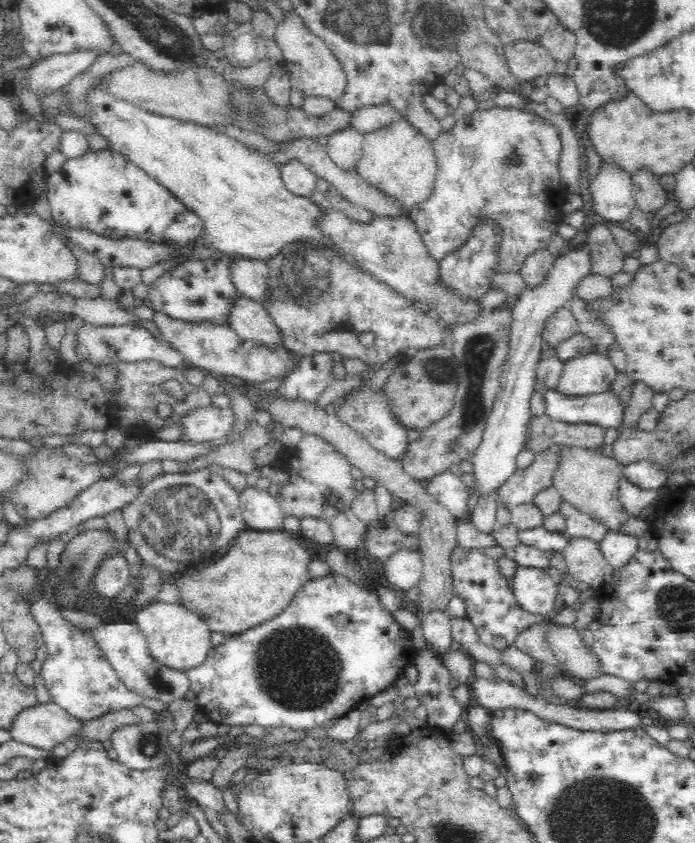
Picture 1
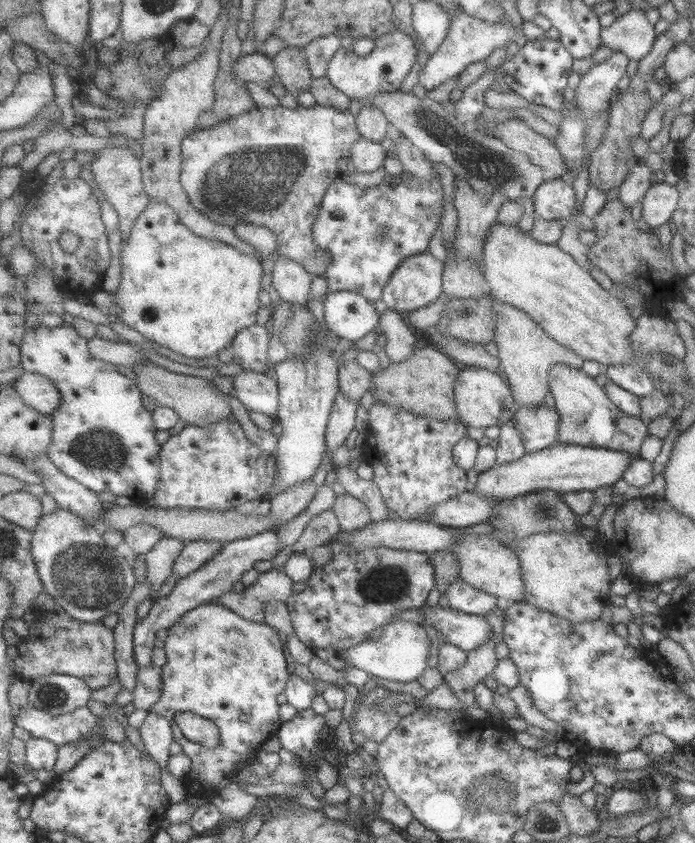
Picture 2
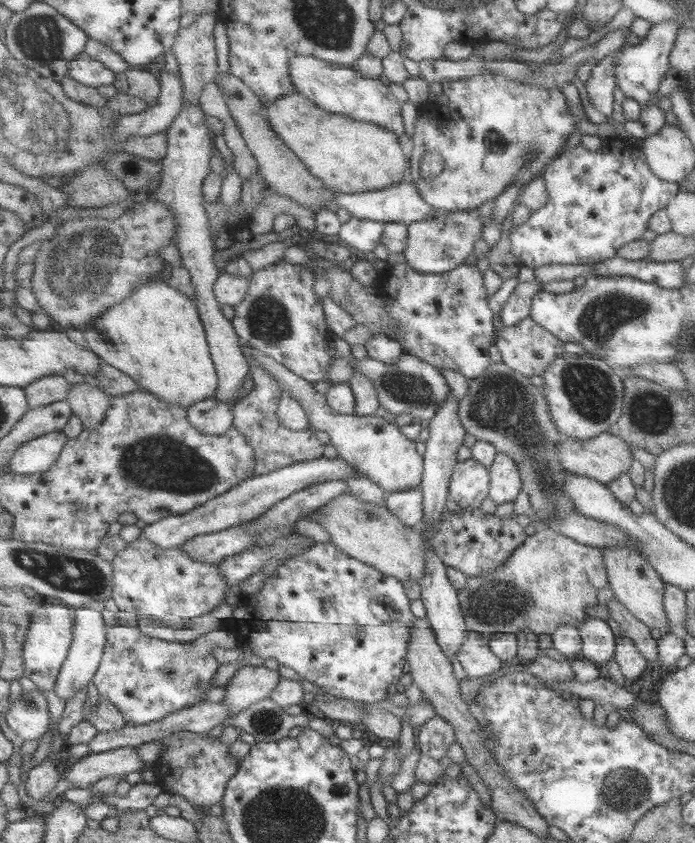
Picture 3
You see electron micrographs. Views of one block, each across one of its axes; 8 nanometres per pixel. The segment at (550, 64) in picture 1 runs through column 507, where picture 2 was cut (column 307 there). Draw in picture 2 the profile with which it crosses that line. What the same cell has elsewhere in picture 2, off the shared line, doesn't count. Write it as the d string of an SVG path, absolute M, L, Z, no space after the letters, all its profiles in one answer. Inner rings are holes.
M329 34L303 47L313 78L328 76L328 65L333 60L333 56L339 52L339 48L342 48L341 44L343 44L342 36Z

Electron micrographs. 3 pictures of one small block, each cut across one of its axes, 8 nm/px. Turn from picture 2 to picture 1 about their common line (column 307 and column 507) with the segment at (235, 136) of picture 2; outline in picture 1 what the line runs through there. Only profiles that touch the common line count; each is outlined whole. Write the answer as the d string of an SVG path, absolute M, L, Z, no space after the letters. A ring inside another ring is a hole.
M494 106L490 110L476 110L470 116L459 114L452 130L441 131L431 142L437 165L433 192L409 210L429 259L440 263L448 253L460 249L474 236L480 223L492 223L492 230L496 231L495 254L499 268L519 272L528 256L536 250L547 249L562 222L562 213L554 210L563 206L566 196L565 186L560 186L561 143L556 128L528 110Z

